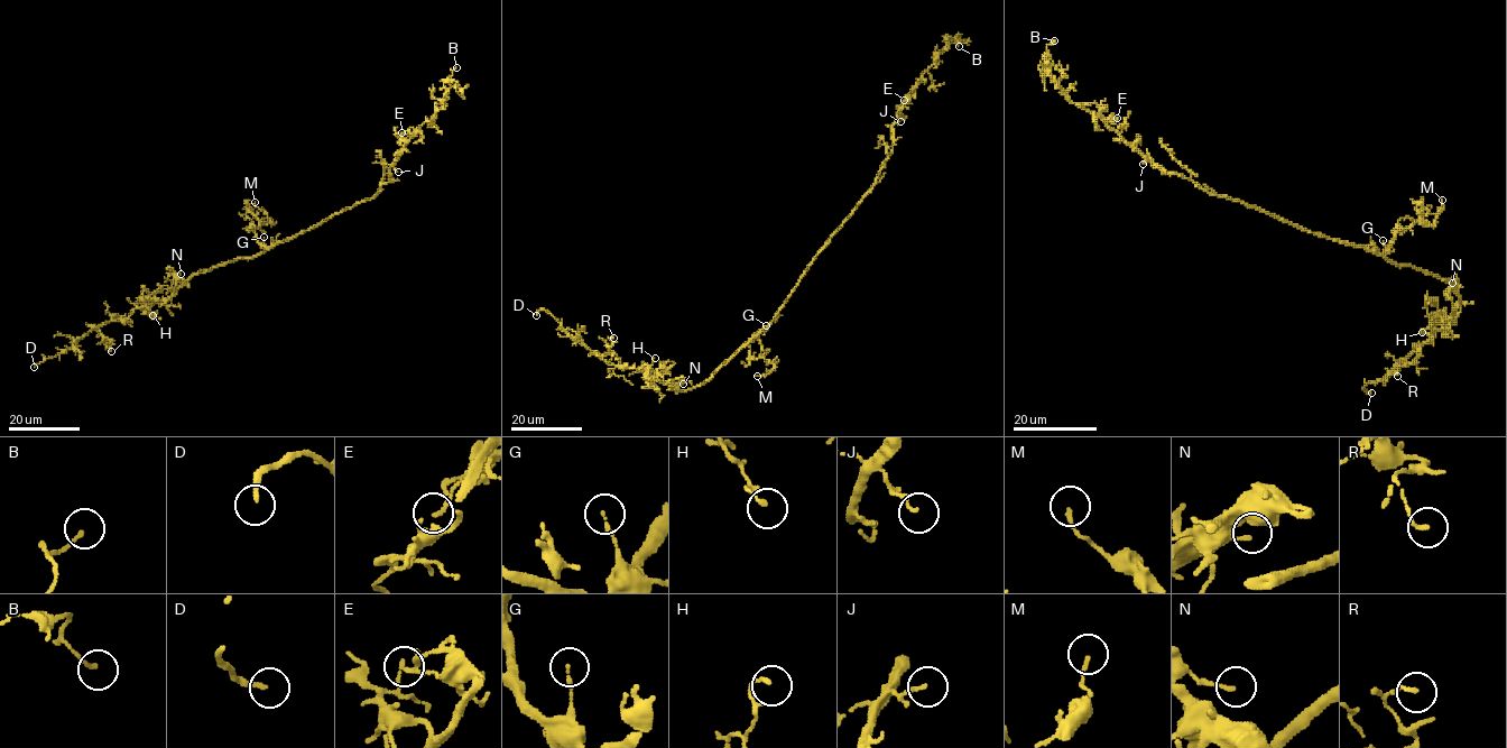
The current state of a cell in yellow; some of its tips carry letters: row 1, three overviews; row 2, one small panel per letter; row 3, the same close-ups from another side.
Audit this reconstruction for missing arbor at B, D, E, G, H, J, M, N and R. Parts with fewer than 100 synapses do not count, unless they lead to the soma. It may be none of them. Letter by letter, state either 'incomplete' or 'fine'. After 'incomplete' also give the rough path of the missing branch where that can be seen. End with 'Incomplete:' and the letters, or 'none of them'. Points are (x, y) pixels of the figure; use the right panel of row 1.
B: fine
D: incomplete | (1371, 393), (1401, 387), (1425, 367), (1451, 365), (1454, 361), (1452, 359), (1468, 357), (1463, 353)
E: fine
G: fine
H: fine
J: fine
M: fine
N: fine
R: fine
Incomplete: D

